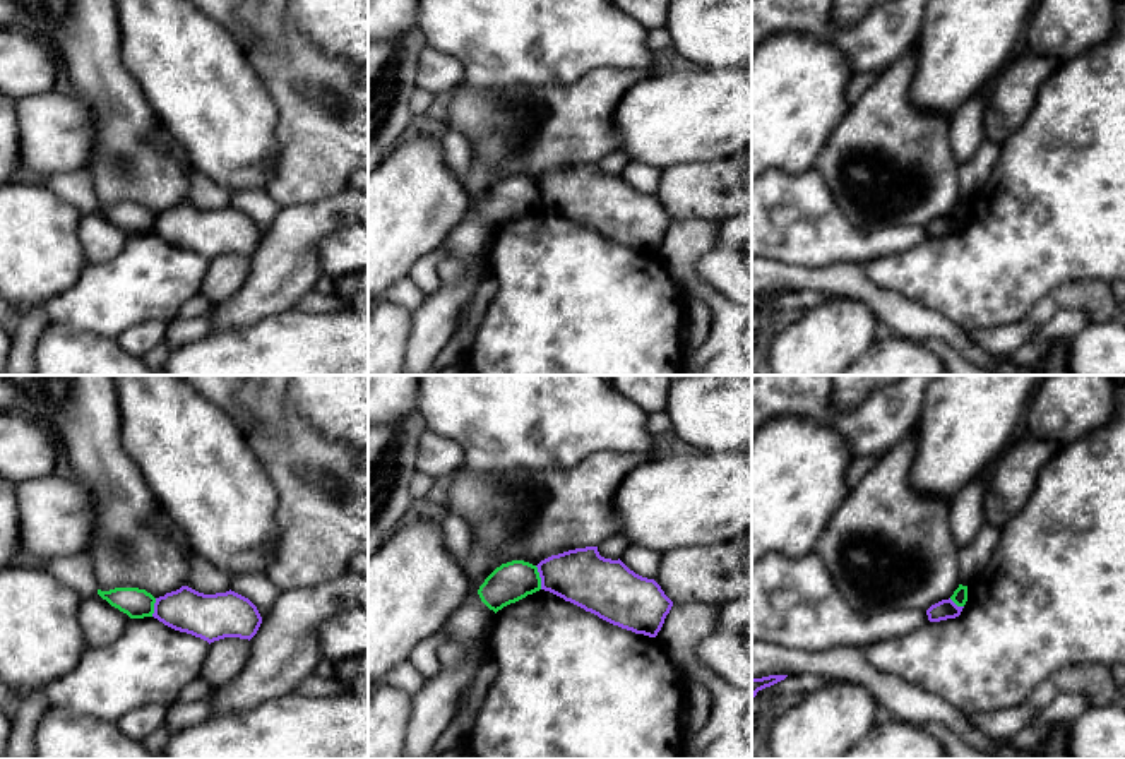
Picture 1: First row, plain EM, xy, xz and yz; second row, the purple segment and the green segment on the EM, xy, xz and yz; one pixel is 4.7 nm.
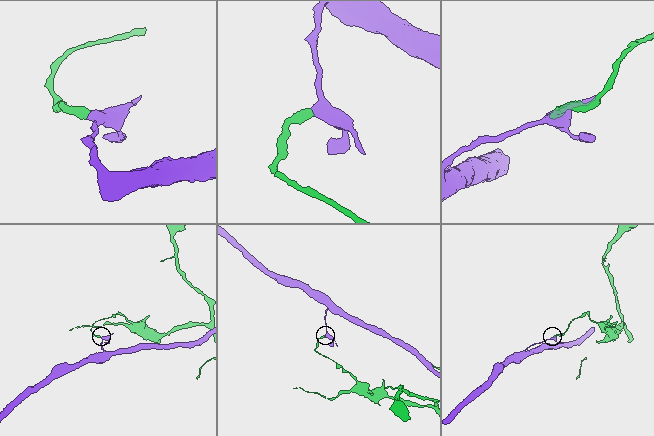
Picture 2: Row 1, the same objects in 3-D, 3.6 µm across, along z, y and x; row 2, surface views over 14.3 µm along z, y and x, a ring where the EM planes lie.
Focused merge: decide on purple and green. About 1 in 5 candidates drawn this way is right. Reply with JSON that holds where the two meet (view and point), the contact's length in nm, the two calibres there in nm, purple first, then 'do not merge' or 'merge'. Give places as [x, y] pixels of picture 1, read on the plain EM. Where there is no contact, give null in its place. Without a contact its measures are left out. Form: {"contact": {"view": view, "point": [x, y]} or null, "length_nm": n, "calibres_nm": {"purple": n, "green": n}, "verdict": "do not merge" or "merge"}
{"contact": {"view": "xz", "point": [540, 192]}, "length_nm": 120, "calibres_nm": {"purple": 260, "green": 190}, "verdict": "do not merge"}

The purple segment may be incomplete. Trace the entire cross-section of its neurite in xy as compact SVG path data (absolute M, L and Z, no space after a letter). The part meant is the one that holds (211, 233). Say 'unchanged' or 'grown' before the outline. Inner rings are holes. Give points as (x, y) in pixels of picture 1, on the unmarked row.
unchanged; M188 202L156 214L154 235L209 260L224 254L252 255L262 233L245 212L226 207L204 211Z

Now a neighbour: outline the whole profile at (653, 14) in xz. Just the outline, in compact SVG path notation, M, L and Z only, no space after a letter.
M611 0L620 10L640 22L646 29L666 26L671 0Z

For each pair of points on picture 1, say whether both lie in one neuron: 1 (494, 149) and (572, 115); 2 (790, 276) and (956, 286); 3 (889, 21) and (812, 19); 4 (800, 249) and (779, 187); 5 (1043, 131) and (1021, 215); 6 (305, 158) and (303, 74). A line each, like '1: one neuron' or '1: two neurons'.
1: one neuron
2: two neurons
3: one neuron
4: one neuron
5: one neuron
6: one neuron

